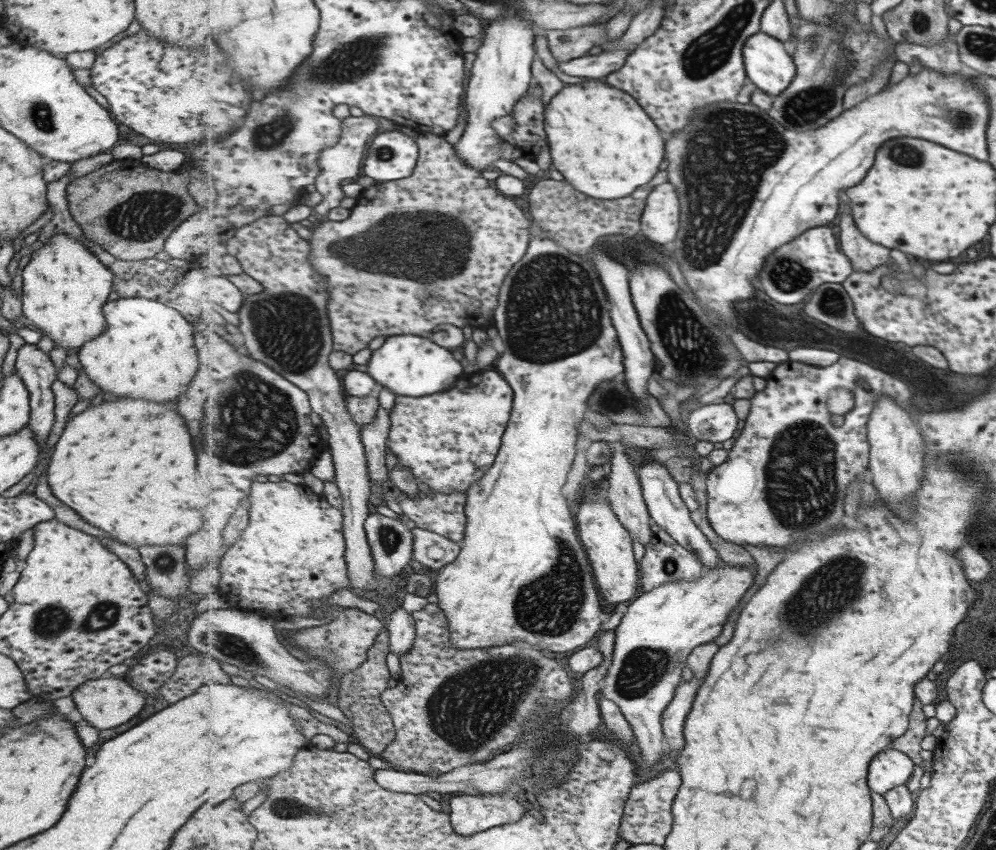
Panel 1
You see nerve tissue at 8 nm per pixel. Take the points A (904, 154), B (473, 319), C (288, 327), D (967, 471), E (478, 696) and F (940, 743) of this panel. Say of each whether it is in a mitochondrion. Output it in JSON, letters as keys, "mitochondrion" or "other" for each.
{"A":"mitochondrion","B":"other","C":"mitochondrion","D":"other","E":"mitochondrion","F":"other"}

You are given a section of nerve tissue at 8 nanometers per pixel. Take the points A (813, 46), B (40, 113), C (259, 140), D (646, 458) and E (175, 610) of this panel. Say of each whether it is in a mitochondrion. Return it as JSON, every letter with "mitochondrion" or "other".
{"A":"mitochondrion","B":"mitochondrion","C":"mitochondrion","D":"other","E":"other"}

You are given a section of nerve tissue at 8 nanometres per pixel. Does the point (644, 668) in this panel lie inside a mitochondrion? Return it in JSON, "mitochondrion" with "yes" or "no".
{"mitochondrion":"yes"}

